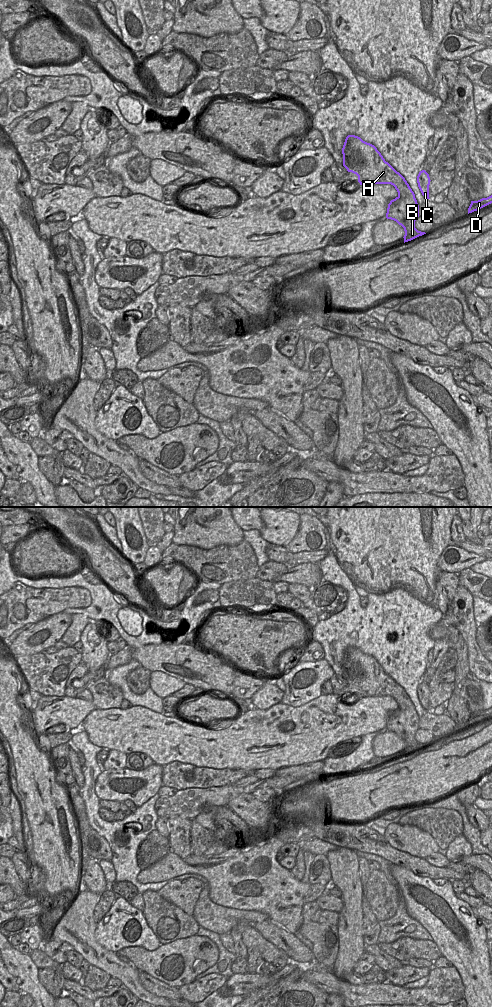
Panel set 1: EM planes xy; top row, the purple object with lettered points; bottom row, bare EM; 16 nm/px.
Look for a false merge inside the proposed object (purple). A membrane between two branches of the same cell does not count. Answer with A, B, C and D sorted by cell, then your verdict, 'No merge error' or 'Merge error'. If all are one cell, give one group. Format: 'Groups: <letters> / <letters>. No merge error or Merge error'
Groups: A B / C D. Merge error.

